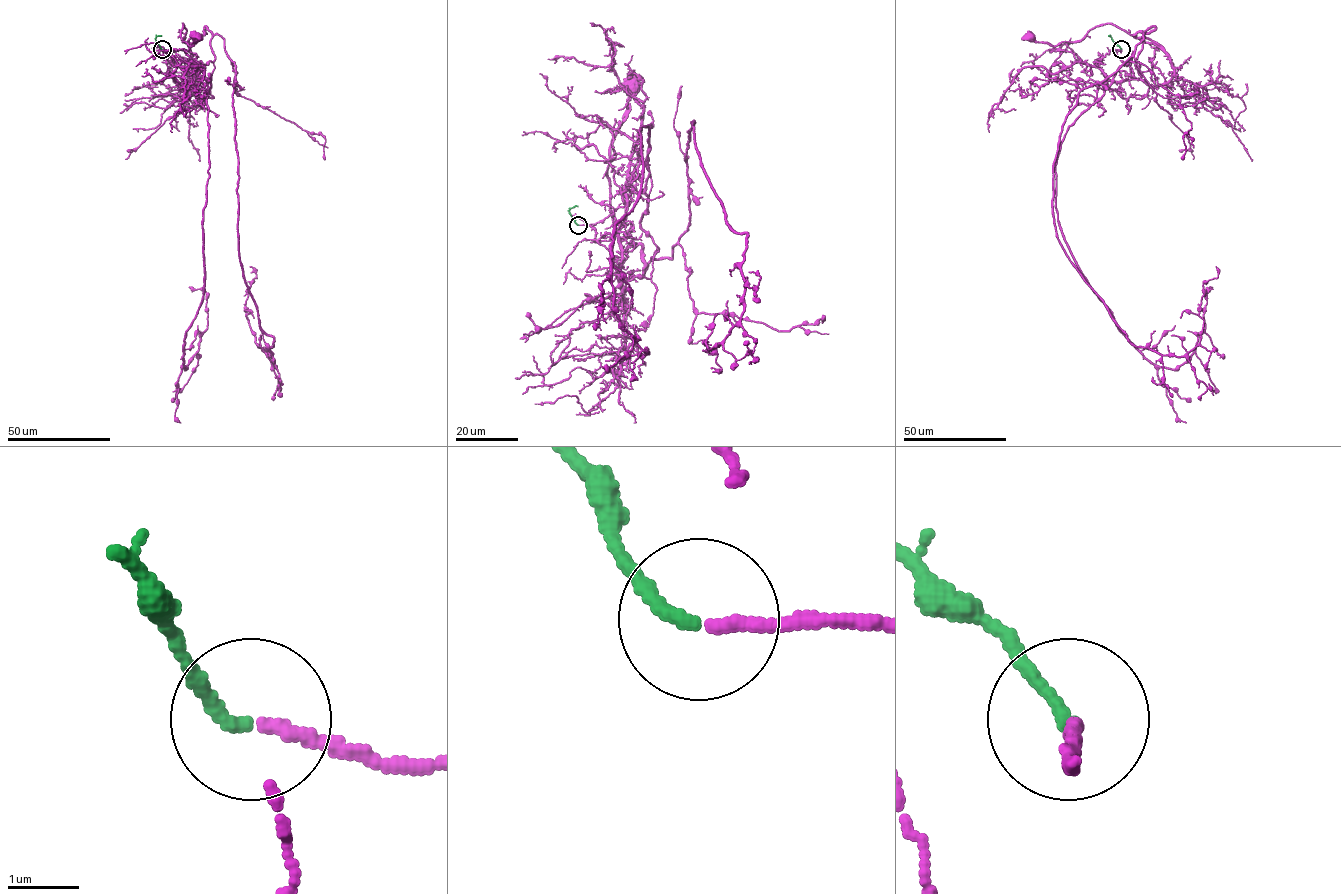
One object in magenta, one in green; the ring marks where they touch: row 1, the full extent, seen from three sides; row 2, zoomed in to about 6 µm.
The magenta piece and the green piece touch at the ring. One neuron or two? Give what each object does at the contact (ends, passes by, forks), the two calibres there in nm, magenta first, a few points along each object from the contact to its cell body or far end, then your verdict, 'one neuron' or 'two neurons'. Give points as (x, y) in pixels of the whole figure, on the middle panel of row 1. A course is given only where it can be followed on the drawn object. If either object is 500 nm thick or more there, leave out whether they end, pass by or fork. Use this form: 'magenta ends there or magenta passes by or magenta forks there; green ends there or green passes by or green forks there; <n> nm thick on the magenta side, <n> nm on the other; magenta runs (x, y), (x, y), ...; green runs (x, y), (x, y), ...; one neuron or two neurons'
magenta ends there; green ends there; 180 nm thick on the magenta side, 180 nm on the other; magenta runs (579, 224), (602, 221), (631, 198), (623, 193), (619, 232), (625, 304), (612, 256), (607, 168), (631, 88); green runs (578, 224), (569, 210), (577, 206); one neuron

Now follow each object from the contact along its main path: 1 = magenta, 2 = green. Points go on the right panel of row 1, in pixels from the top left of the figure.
1: (1121, 49), (1101, 59), (1110, 80), (1158, 86), (1173, 74), (1158, 47), (1109, 23), (1055, 46), (1031, 37)
2: (1121, 49), (1108, 35)

